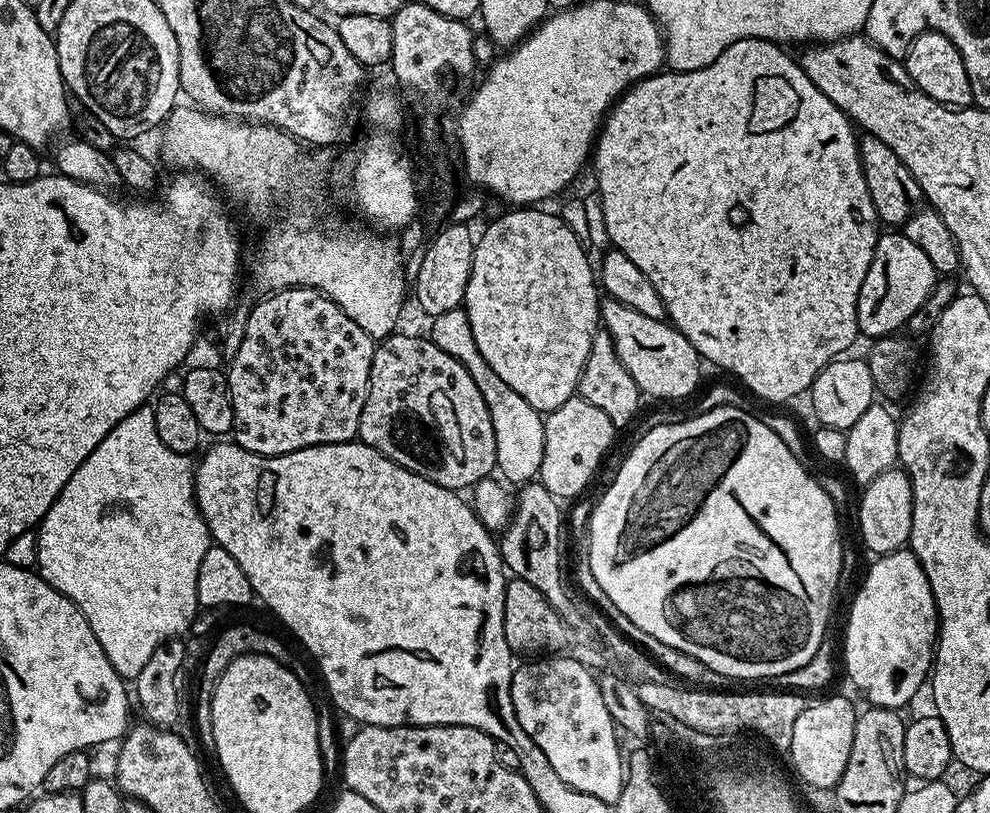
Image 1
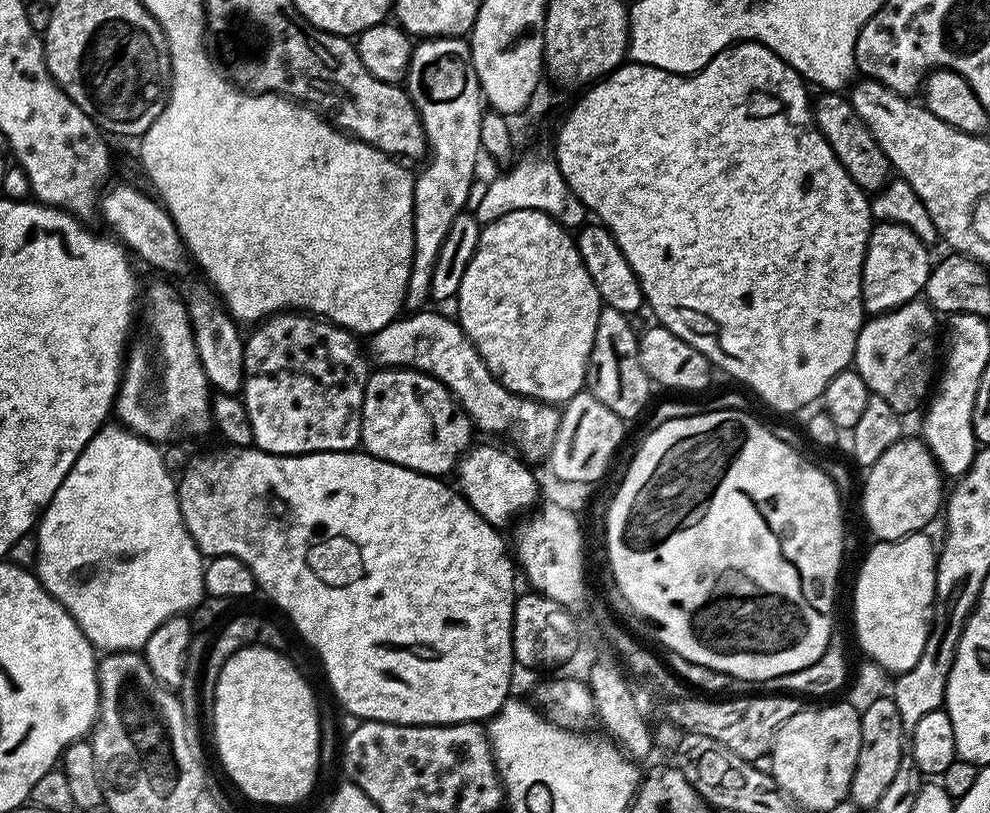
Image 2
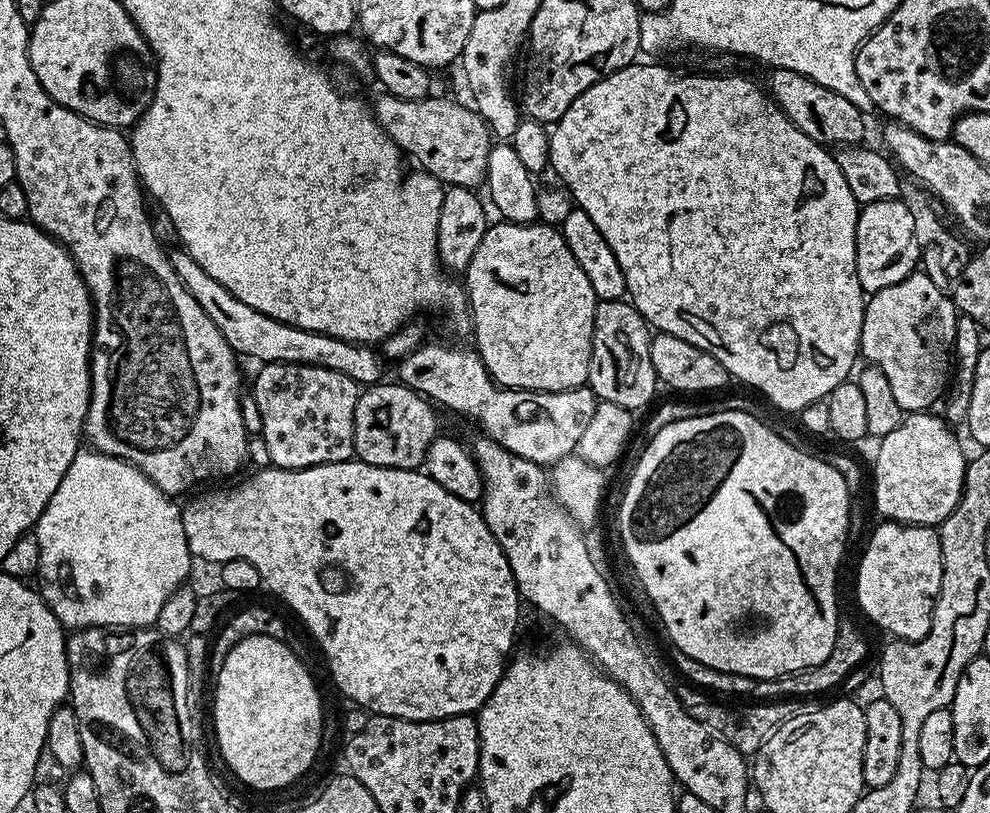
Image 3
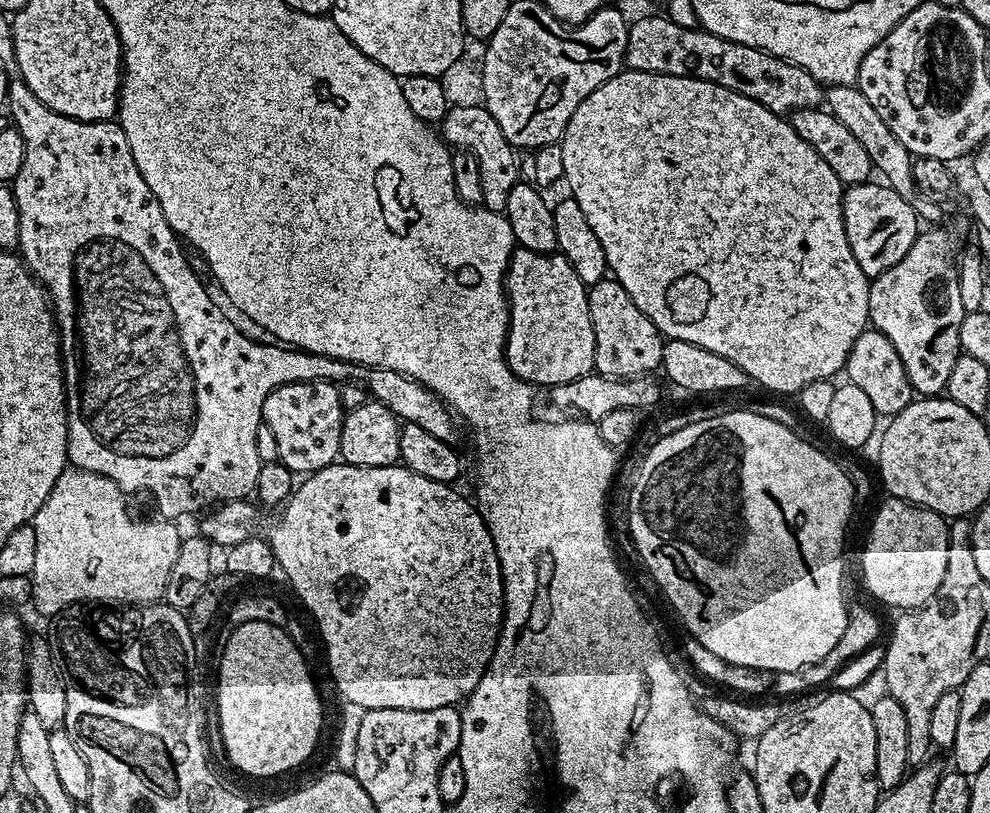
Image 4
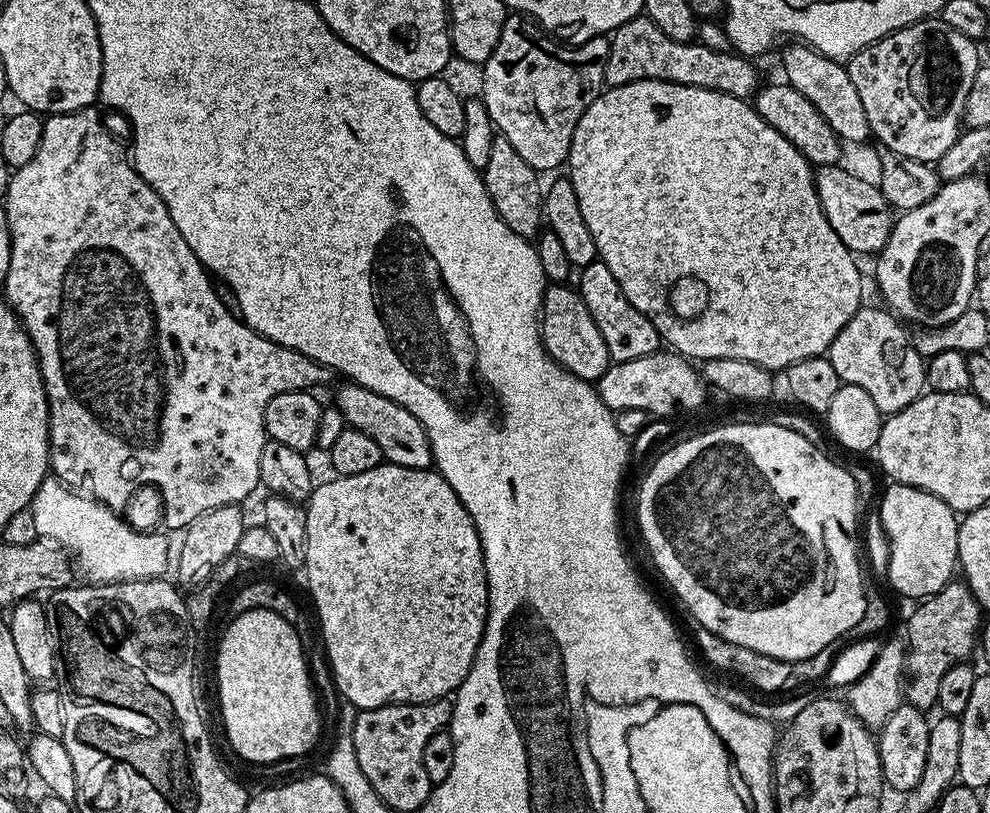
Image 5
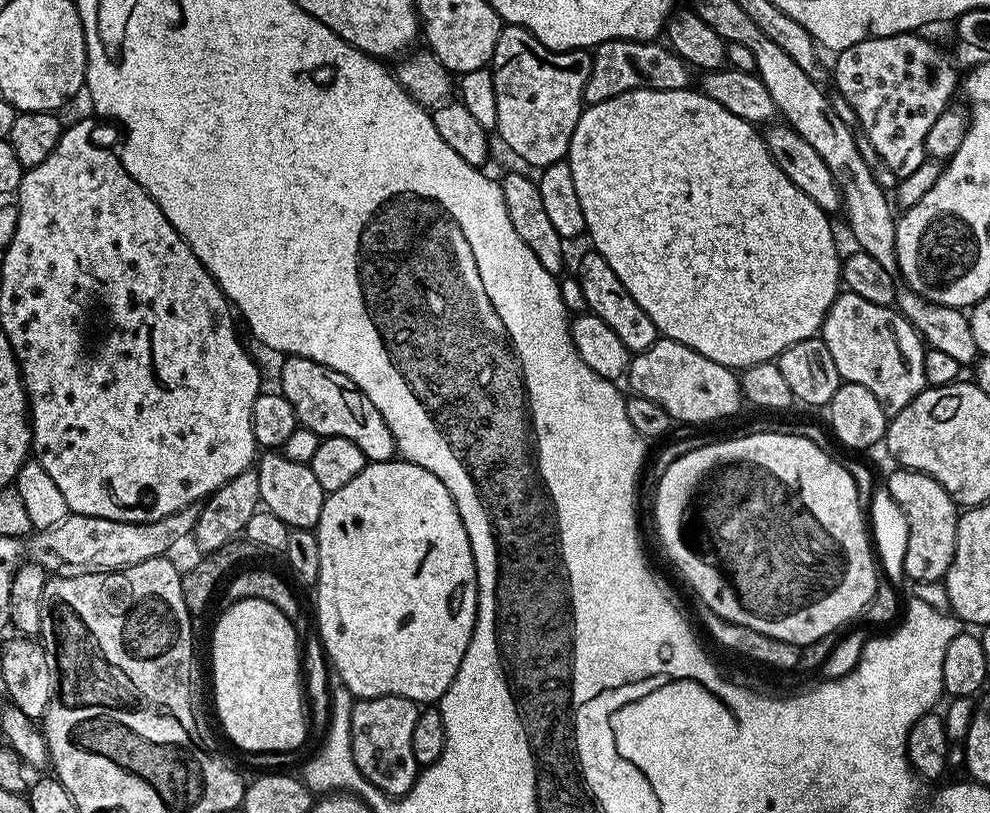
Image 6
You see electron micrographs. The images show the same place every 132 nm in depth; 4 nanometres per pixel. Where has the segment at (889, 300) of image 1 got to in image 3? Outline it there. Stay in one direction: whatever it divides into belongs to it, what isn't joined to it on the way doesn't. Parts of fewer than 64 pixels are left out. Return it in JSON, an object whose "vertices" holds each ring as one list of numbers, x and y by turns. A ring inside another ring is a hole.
{"vertices":[[900,198,883,200,863,205,860,209,856,227,856,269,858,270,858,282,865,294,886,290,886,286,894,286,894,282,902,282,907,276,917,271,921,263,921,249,918,238,915,237,914,214,912,208,904,205,902,201,903,199]]}

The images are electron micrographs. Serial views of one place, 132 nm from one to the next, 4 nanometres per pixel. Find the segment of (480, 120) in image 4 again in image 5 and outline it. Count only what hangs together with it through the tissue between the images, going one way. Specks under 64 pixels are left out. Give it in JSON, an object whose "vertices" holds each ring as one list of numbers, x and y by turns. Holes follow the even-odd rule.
{"vertices":[[497,134,490,150,490,162,483,165,482,175,490,202,494,202,494,210,498,210,502,222,506,222,514,234,535,237,542,228,542,184,540,186,541,177,536,169,526,163,504,136]]}

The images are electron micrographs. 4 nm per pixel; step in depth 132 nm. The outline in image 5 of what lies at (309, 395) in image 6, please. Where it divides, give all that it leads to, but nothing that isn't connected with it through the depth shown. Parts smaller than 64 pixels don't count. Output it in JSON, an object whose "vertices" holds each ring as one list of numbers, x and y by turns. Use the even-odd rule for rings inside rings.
{"vertices":[[348,382,345,385,345,388,337,394,334,404,344,416,347,427,362,430,362,434,374,438,374,442,378,442,382,450,384,460,389,464,407,468,431,469,433,467,432,447,428,444,426,430,422,422,418,422,418,418,410,414,410,410,398,406,382,394,371,392,361,384]]}

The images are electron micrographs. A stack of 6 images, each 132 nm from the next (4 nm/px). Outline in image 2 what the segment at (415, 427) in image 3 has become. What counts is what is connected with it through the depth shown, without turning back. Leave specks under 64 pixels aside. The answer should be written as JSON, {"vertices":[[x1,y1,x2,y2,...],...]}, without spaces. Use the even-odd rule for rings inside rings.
{"vertices":[[380,368,369,375,362,398,362,430,360,443,368,455,420,472,424,476,447,477,447,472,457,467,461,456,473,447,474,425,449,394,430,374,415,372,412,368]]}

